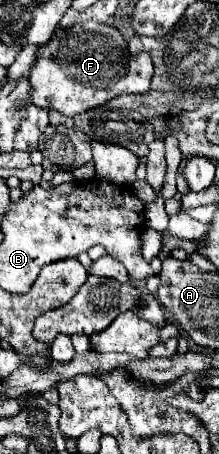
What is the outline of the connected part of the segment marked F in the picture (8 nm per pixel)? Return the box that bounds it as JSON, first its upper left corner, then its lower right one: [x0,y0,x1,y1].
[30,22,154,116]

